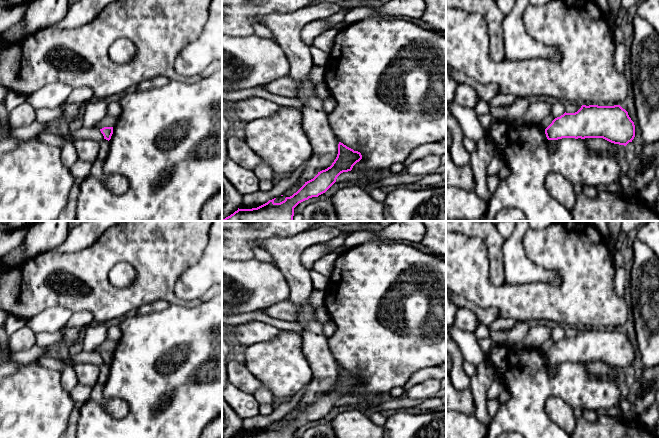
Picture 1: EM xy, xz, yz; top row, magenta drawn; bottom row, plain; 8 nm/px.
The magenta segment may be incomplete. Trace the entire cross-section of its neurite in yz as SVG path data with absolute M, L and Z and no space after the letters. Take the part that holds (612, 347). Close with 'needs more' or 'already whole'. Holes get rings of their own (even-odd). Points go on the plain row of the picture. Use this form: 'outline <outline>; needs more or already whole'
outline M582 329L575 337L564 337L545 353L548 364L603 362L626 370L635 361L635 349L620 329Z; already whole

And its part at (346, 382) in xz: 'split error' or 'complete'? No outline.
complete

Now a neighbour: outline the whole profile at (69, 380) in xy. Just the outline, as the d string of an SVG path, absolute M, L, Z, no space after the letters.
M67 367L61 372L61 384L69 392L78 384L77 375L73 367Z

